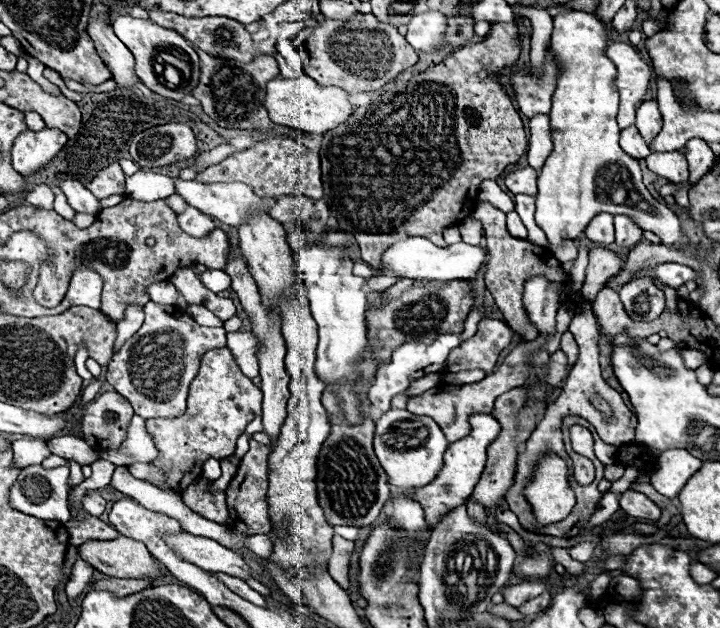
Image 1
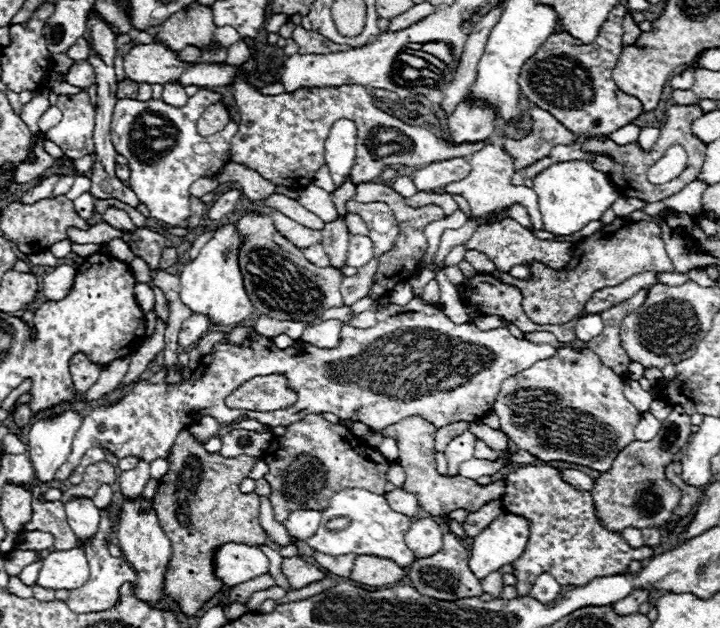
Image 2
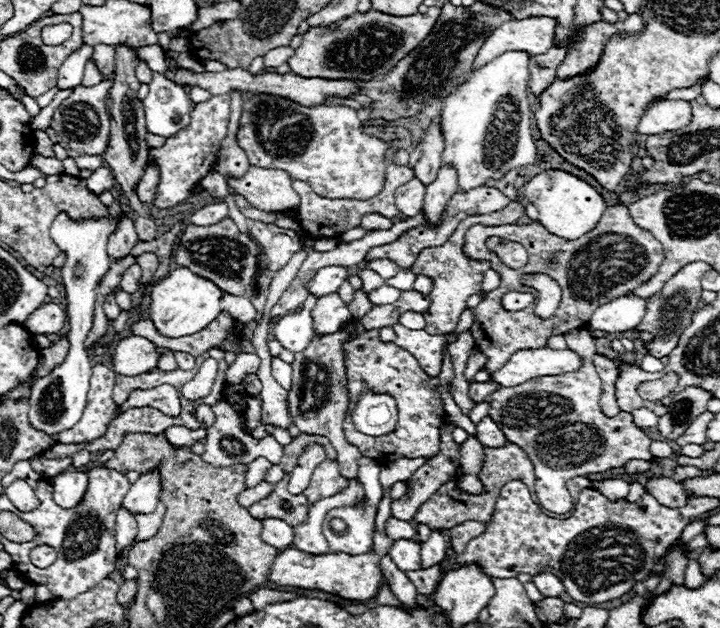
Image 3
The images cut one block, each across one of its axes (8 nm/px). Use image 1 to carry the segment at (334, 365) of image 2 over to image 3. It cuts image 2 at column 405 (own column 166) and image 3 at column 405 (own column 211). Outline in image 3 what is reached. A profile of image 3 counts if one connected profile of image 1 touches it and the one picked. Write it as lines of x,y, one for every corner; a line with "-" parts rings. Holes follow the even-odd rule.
394,324
396,340
394,344
398,348
408,350
418,358
420,368
430,376
438,378
442,370
442,348
448,342
456,342
456,334
444,334
444,336
432,336
426,330
408,330
402,324

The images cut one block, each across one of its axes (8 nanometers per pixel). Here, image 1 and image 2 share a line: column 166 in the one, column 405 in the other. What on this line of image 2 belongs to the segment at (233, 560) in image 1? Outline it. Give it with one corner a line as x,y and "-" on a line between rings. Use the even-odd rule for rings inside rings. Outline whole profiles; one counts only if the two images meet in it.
420,518
412,522
410,530
404,536
404,542
408,544
408,548
412,548
416,558
428,558
440,552
442,536
444,530
434,518

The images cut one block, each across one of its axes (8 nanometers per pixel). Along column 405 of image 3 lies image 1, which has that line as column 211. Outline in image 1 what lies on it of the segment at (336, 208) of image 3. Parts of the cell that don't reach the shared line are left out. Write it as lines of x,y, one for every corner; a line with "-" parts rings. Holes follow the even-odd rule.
268,138
254,144
250,150
240,150
230,154
216,166
206,168
204,172
196,174
198,182
214,184
214,182
243,182
248,184
258,196
278,198
278,196
292,196
294,192
304,194
312,200
322,198
322,180
320,180
320,158
318,154
310,152
304,144
292,138
-
272,164
272,166
264,166

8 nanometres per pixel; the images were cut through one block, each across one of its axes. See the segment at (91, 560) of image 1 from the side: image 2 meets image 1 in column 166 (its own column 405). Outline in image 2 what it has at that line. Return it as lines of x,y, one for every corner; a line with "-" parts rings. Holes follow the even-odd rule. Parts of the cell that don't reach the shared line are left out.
356,556
354,568
348,578
368,586
386,586
386,584
396,584
404,576
406,570
402,570
392,560
378,558
378,556

